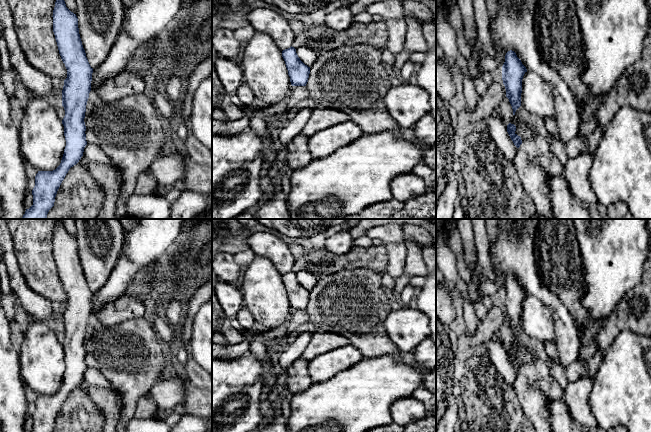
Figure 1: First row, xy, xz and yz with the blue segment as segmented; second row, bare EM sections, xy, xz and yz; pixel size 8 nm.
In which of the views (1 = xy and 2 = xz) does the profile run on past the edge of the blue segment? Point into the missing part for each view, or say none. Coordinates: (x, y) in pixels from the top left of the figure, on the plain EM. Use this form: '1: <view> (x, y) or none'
1: none
2: none

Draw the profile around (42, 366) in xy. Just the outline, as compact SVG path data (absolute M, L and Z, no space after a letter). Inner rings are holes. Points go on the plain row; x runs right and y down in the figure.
M31 322L19 354L20 375L27 388L38 395L53 395L60 389L66 370L64 350L48 322Z

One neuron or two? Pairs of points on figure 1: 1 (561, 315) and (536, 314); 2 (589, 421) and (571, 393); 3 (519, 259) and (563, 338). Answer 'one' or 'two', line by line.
1: two
2: one
3: one

